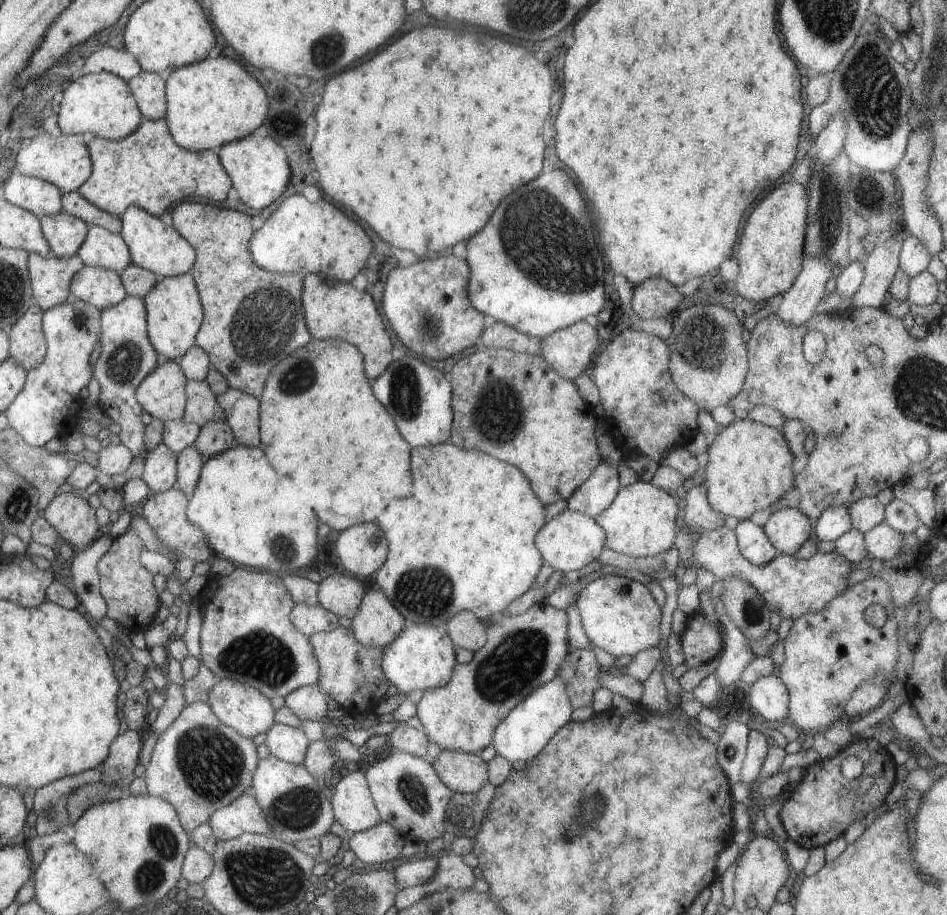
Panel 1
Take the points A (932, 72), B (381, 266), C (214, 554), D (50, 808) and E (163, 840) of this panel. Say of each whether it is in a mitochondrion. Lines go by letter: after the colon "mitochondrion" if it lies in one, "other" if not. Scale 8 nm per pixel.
A: mitochondrion
B: other
C: other
D: mitochondrion
E: mitochondrion

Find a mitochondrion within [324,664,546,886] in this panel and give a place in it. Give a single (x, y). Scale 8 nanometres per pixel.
(411, 789)

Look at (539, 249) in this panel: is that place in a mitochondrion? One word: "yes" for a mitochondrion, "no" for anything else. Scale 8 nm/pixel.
yes

